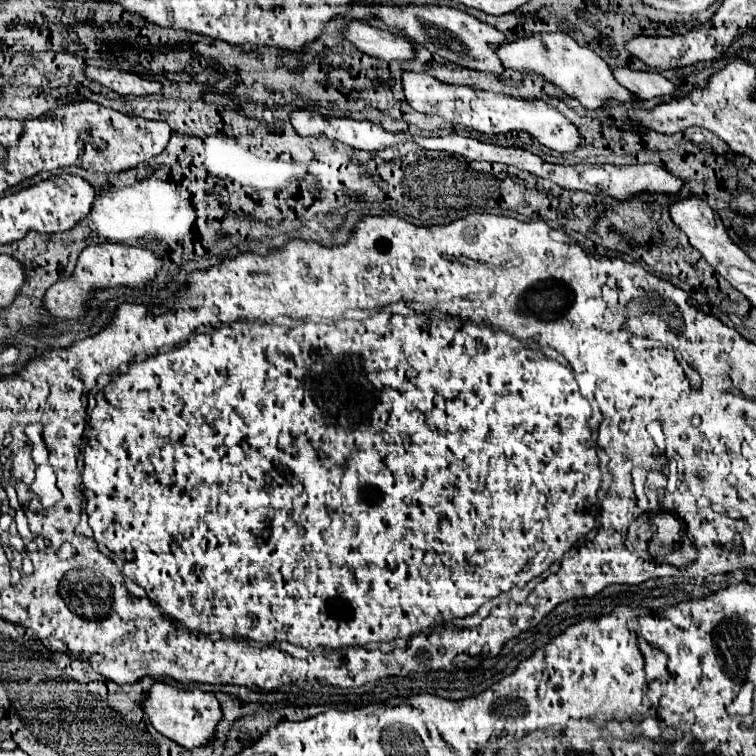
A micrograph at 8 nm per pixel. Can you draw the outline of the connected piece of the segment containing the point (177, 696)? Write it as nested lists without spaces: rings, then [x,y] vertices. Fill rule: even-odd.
[[[156,682],[152,686],[152,690],[146,696],[146,702],[142,706],[144,706],[144,712],[148,714],[150,722],[154,724],[154,728],[160,734],[164,734],[166,738],[174,740],[176,744],[180,744],[184,748],[198,748],[198,746],[210,744],[216,738],[216,724],[222,718],[220,702],[214,694],[202,692],[200,688],[178,690],[170,684],[162,684],[162,682]]]

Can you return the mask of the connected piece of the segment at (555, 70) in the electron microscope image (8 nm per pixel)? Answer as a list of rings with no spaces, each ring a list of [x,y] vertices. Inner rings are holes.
[[[556,32],[556,34],[536,34],[530,38],[520,38],[516,42],[502,44],[496,48],[502,64],[506,68],[518,70],[522,74],[536,72],[546,82],[554,84],[560,92],[564,92],[570,98],[576,98],[586,110],[600,110],[610,104],[610,100],[616,100],[618,104],[626,104],[630,100],[638,100],[630,92],[626,92],[624,86],[618,84],[614,78],[610,66],[606,60],[602,60],[596,52],[592,52],[586,46],[576,44],[568,34]]]

